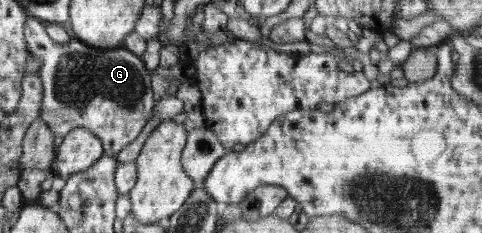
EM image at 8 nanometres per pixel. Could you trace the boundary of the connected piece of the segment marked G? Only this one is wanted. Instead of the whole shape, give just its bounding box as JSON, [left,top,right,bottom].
[25,16,156,156]

